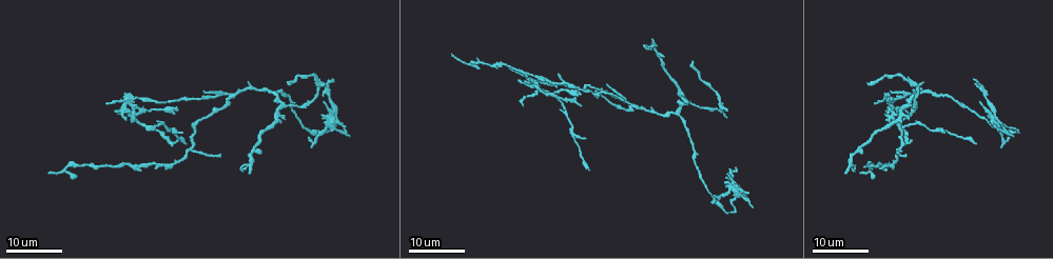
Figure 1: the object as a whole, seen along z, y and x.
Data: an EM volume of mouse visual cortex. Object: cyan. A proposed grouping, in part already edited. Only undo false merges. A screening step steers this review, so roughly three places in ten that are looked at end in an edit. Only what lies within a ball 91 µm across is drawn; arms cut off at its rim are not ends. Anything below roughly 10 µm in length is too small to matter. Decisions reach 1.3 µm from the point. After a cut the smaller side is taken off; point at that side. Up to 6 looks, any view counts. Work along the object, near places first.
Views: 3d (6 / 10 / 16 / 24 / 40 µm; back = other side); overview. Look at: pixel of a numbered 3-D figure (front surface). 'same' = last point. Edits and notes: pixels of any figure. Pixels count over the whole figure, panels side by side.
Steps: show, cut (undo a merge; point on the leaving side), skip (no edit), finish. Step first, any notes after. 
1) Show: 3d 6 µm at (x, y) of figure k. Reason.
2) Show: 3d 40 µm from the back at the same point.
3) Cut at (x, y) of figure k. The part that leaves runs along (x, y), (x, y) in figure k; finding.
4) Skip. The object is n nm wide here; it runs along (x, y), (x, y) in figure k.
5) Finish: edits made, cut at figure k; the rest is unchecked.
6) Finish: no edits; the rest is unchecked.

Show: 3d 24 µm at (193, 146) of figure 1. Calibre changes.

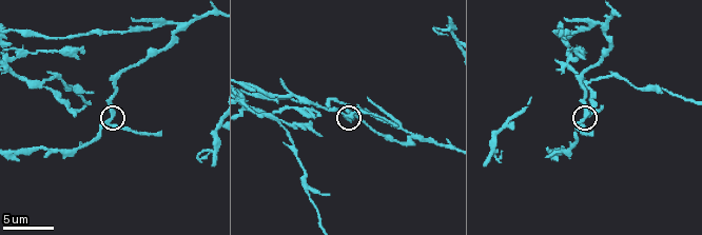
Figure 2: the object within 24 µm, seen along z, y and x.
Show: 3d 6 µm at (584, 117) of figure 2.

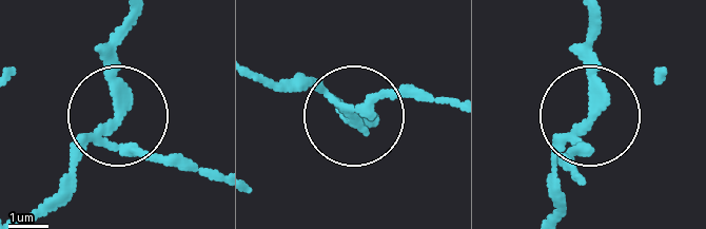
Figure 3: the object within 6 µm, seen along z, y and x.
Skip. 3 arms meet here; it runs along (591, 20), (591, 111), (551, 178) in figure 3; all the same neuron.

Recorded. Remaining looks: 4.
Show: 3d 16 µm at (282, 103) of figure 1. Arms part here.

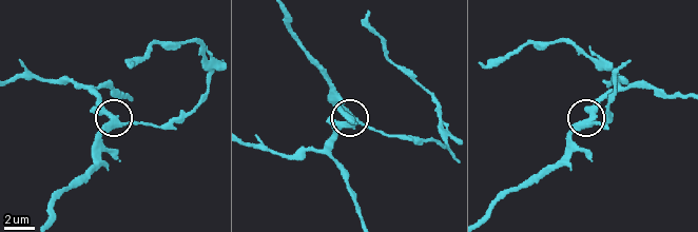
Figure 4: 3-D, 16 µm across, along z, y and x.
Show: 3d 6 µm at (585, 125) of figure 4.

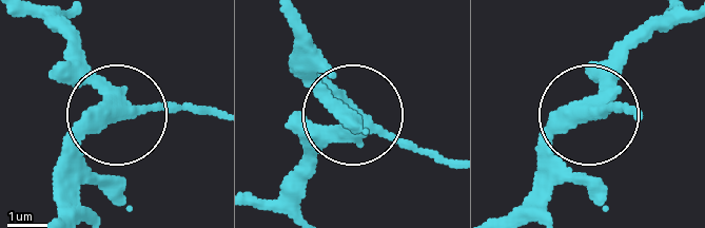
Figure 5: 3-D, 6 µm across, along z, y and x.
Skip. The object is 350 nm wide here; it runs along (46, 14), (110, 105), (59, 172) in figure 5; all the same neuron.

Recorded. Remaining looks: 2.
Show: 3d 10 µm at (177, 24) of figure 2. A fork.

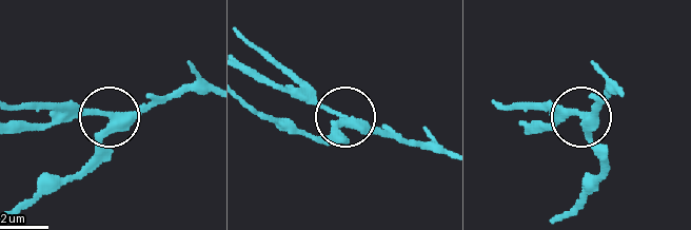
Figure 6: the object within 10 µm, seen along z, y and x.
Skip. 3 arms meet here; it runs along (596, 107), (584, 115), (581, 126), (606, 166) in figure 6; one neuron here.

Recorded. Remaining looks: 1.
Finish: no edits; the rest is unchecked.

